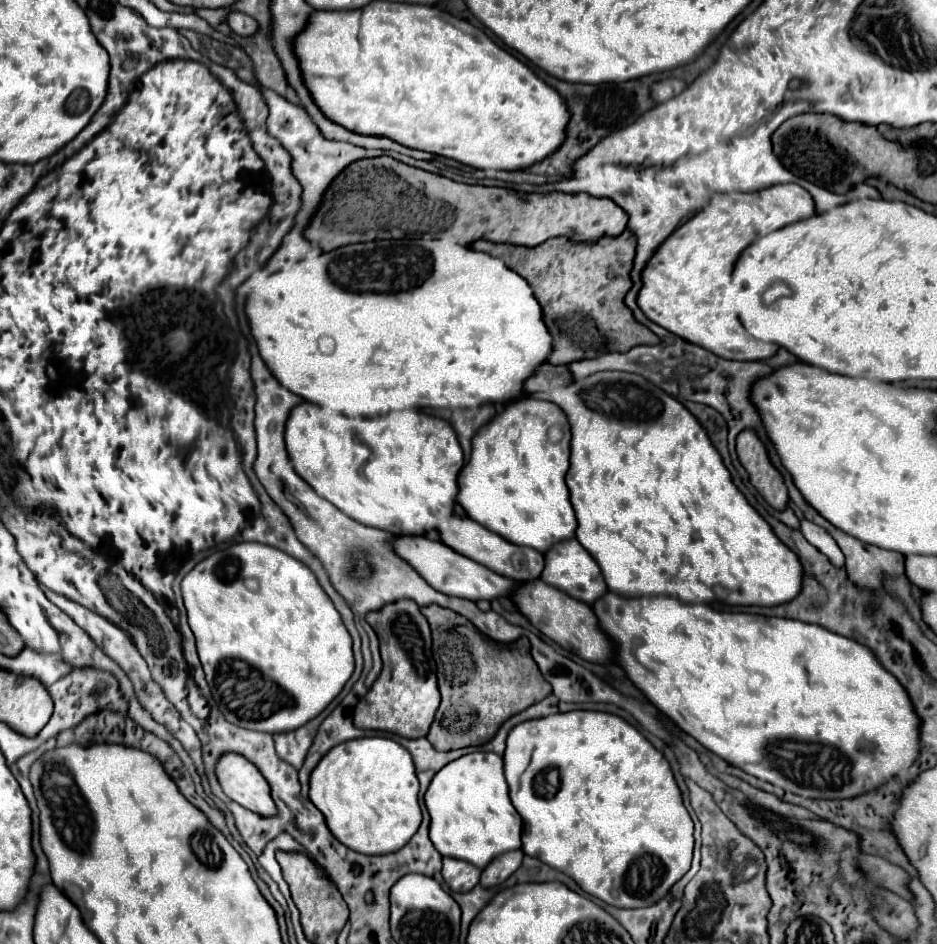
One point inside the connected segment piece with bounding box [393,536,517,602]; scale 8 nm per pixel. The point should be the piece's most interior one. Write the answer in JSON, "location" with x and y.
{"location":[450,573]}

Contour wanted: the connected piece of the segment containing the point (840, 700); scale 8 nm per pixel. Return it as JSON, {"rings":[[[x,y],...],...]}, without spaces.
{"rings":[[[605,594],[605,598],[597,598],[593,602],[593,612],[605,632],[617,642],[617,666],[625,672],[625,676],[639,688],[645,698],[667,714],[683,732],[693,736],[703,748],[717,754],[725,762],[741,768],[743,772],[771,782],[783,790],[805,798],[853,798],[865,792],[875,790],[885,780],[893,778],[897,770],[913,764],[919,756],[919,722],[917,714],[913,714],[913,704],[905,694],[903,686],[881,666],[869,648],[861,644],[833,634],[817,624],[807,624],[799,620],[775,618],[775,616],[759,616],[759,614],[745,614],[745,612],[717,612],[707,604],[685,604],[671,596],[657,596],[657,598],[621,598],[619,594]]]}

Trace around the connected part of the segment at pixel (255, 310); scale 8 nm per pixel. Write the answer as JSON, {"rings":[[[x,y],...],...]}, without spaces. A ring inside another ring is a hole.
{"rings":[[[373,240],[351,246],[341,246],[333,252],[323,252],[315,258],[305,258],[295,264],[287,264],[267,276],[245,300],[245,316],[249,320],[251,336],[257,342],[259,356],[263,358],[269,372],[283,382],[287,390],[299,394],[303,400],[321,406],[323,414],[341,414],[347,418],[385,416],[387,412],[415,410],[421,412],[425,406],[431,408],[475,408],[487,402],[511,402],[519,398],[523,380],[547,360],[551,354],[551,334],[541,320],[541,306],[533,298],[529,284],[513,270],[509,270],[499,258],[485,252],[477,252],[447,240]]]}

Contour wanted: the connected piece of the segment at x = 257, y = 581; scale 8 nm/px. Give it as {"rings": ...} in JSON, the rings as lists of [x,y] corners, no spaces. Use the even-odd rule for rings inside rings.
{"rings":[[[241,542],[241,544],[233,544],[225,550],[217,550],[211,556],[207,556],[205,560],[201,560],[181,582],[181,592],[183,592],[183,602],[187,608],[187,616],[189,616],[189,626],[197,638],[197,652],[207,676],[207,682],[211,686],[211,694],[219,706],[219,710],[223,712],[223,716],[231,722],[237,724],[241,728],[249,728],[249,730],[259,730],[259,732],[289,732],[295,728],[301,728],[303,724],[307,724],[311,718],[315,718],[317,714],[321,714],[327,704],[343,690],[345,682],[351,678],[353,674],[353,650],[351,650],[351,636],[345,630],[339,612],[335,610],[335,606],[329,602],[327,594],[321,590],[317,578],[311,574],[311,570],[297,562],[295,558],[289,558],[289,554],[267,546],[267,544],[257,544],[257,542]]]}

